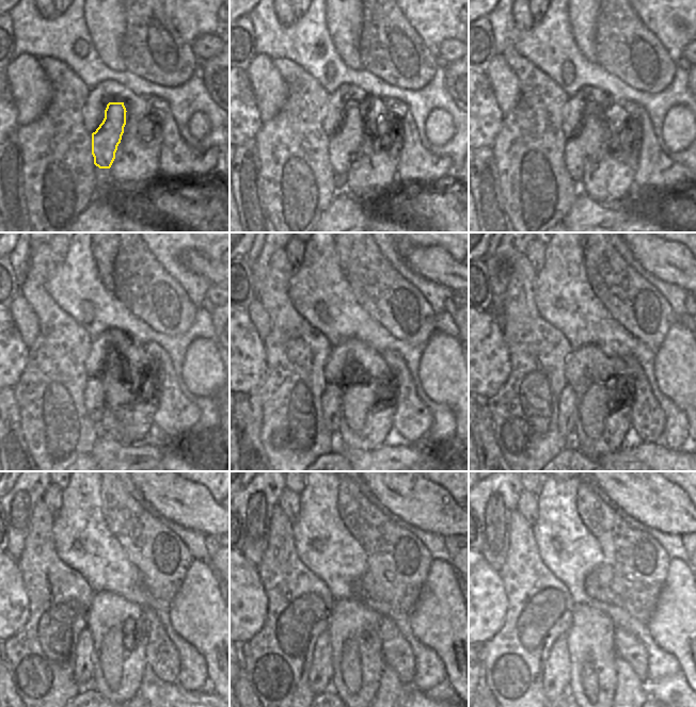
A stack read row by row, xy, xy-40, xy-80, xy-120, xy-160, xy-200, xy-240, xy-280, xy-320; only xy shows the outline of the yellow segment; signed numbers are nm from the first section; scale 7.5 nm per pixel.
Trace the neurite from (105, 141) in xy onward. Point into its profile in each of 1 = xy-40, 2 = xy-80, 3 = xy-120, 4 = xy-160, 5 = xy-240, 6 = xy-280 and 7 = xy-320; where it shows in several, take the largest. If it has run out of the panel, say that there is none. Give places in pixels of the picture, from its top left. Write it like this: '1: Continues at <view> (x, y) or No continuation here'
1: Continues at xy-40 (343, 144)
2: Continues at xy-80 (592, 137)
3: Continues at xy-120 (95, 394)
4: Continues at xy-160 (332, 398)
5: Continues at xy-240 (83, 673)
6: Continues at xy-280 (320, 673)
7: Continues at xy-320 (556, 678).

